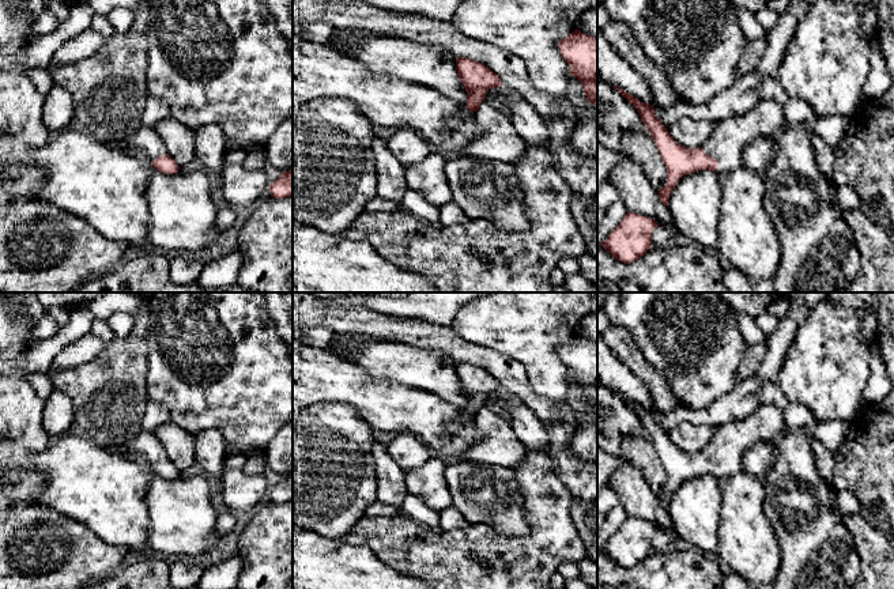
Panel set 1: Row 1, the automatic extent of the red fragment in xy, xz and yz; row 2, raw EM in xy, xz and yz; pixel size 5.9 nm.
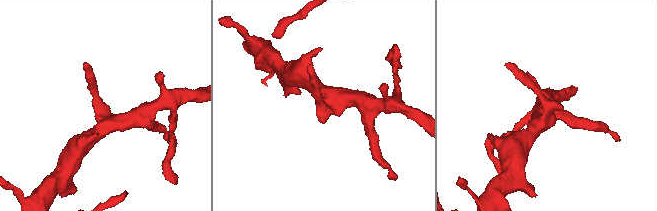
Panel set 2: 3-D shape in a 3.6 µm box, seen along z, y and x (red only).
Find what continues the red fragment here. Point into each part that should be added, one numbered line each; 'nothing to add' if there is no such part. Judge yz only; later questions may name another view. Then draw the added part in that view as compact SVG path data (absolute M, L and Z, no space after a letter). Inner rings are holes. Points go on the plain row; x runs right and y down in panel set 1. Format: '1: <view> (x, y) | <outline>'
1: yz (731, 441) | M761 404L746 419L716 428L709 445L701 452L717 465L724 477L743 472L743 456L761 442L772 442L785 430L784 411L774 404Z

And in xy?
1: xy (144, 444) | M140 430L120 448L124 453L142 456L150 467L167 458L166 450L159 443L154 431Z

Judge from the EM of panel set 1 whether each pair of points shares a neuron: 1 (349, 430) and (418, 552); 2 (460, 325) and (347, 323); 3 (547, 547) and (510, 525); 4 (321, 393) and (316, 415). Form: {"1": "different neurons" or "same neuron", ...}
{"1": "different neurons", "2": "different neurons", "3": "different neurons", "4": "different neurons"}

